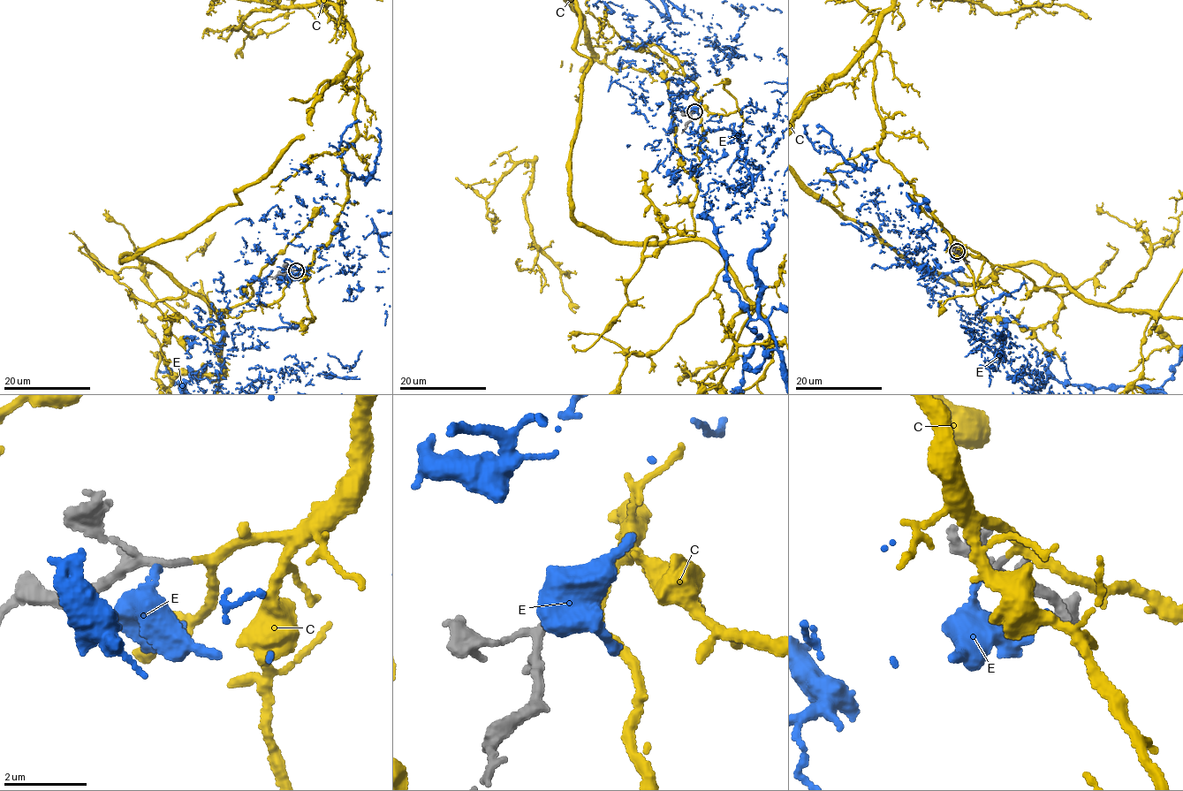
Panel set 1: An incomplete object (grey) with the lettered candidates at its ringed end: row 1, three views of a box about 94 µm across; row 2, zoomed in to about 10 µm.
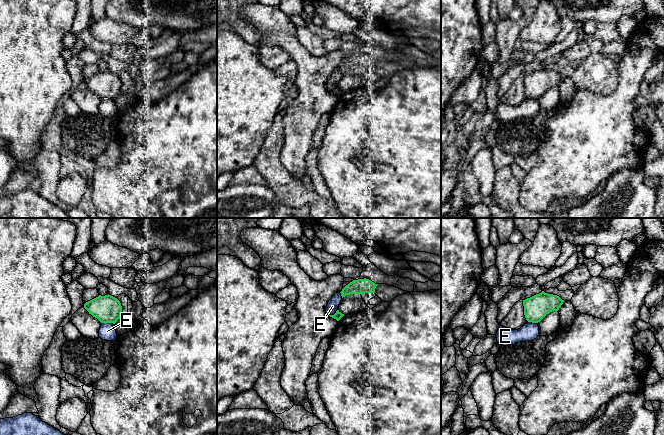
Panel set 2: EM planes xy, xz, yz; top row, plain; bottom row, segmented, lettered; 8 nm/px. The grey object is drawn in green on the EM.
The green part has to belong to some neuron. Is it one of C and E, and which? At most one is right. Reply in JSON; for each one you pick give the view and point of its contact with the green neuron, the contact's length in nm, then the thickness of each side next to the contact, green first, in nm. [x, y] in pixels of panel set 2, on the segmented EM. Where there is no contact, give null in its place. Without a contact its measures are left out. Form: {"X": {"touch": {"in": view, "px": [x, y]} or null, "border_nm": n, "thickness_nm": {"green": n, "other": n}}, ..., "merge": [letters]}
{"C": {"touch": null}, "merge": ["C"]}

